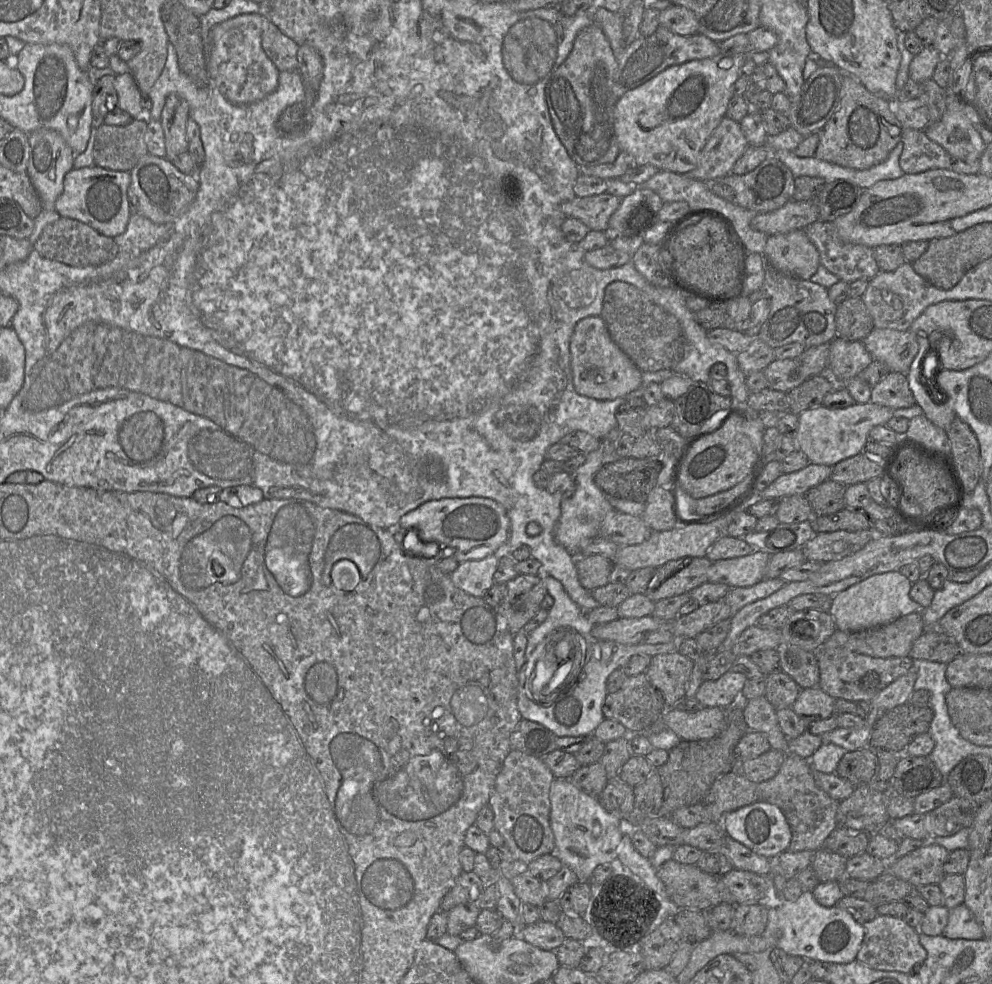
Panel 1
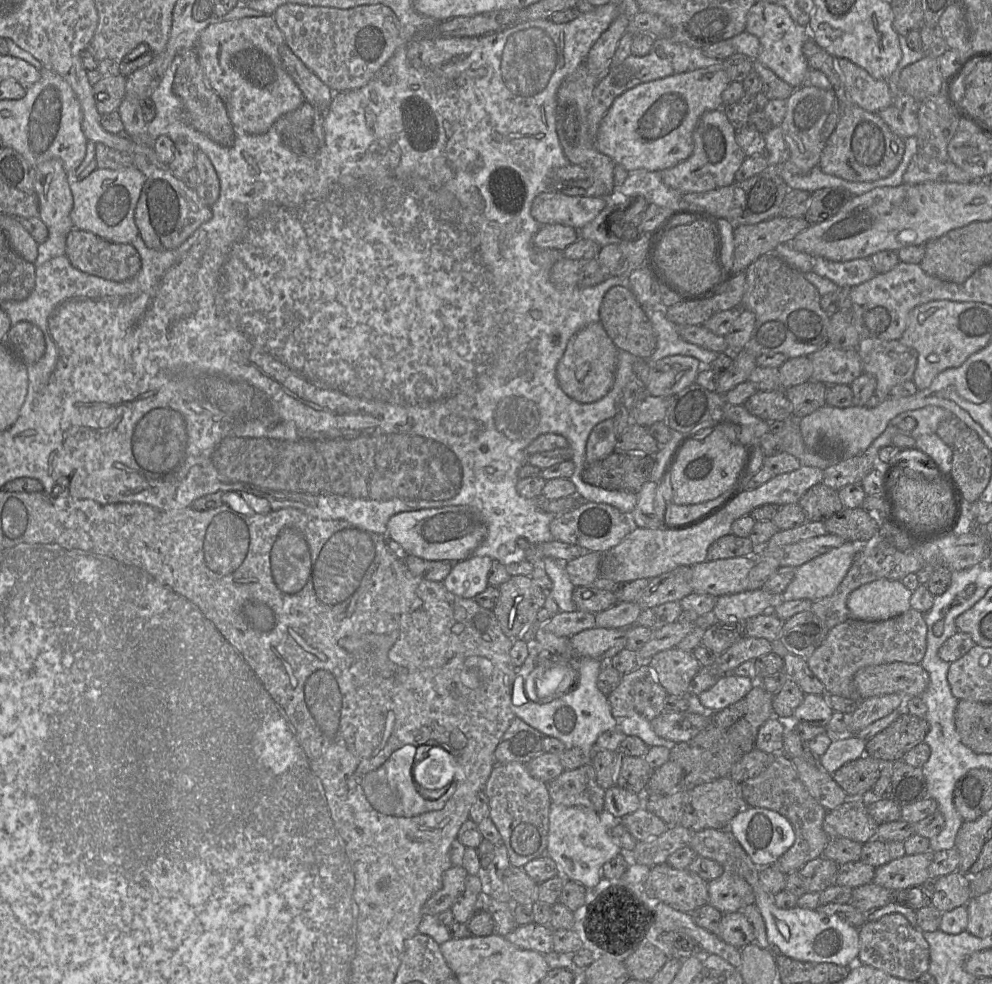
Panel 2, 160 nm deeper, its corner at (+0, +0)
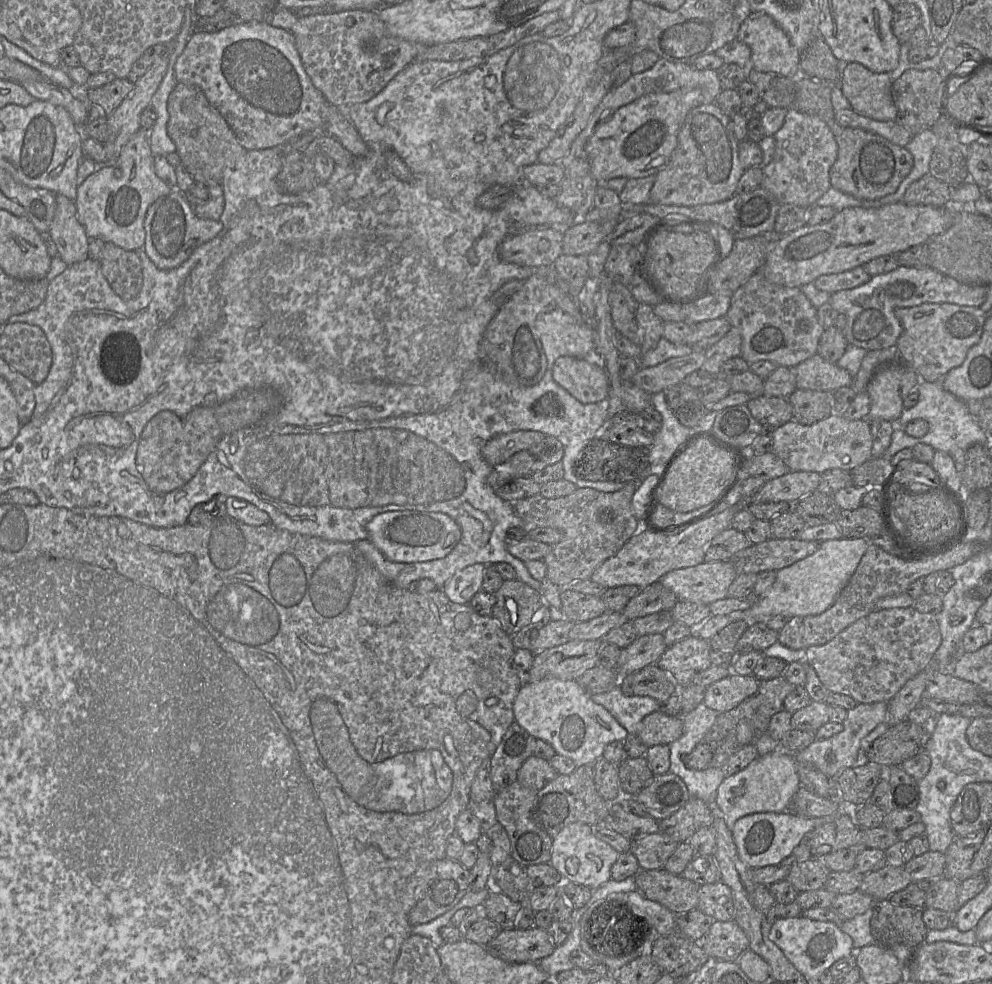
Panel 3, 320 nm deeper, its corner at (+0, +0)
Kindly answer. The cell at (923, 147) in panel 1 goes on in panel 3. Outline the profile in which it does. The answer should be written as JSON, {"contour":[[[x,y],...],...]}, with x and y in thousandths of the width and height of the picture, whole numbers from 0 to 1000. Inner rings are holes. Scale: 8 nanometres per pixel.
{"contour":[[[934,176],[920,185],[910,199],[914,208],[952,209],[958,205],[959,189]]]}

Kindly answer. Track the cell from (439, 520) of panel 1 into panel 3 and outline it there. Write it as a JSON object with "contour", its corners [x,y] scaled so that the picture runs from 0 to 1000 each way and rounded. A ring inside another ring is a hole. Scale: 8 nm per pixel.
{"contour":[[[405,518],[387,520],[370,533],[371,548],[398,571],[415,572],[440,569],[451,565],[465,547],[463,534],[448,521]]]}

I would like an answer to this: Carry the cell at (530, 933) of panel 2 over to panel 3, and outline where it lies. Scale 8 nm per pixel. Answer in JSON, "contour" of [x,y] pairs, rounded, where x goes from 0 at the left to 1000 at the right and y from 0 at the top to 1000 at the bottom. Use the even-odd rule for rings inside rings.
{"contour":[[[535,942],[507,944],[489,962],[495,971],[512,979],[542,979],[560,961],[552,945]]]}

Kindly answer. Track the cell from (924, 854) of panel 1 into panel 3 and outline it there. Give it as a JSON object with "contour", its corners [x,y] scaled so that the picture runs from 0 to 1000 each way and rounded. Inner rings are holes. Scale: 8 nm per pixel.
{"contour":[[[893,879],[889,883],[871,889],[866,904],[882,916],[896,912],[920,897],[911,881]]]}

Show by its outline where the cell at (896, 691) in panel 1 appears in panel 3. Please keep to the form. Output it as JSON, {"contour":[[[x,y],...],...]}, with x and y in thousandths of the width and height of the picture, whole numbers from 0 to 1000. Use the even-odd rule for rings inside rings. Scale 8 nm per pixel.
{"contour":[[[865,714],[861,720],[854,722],[850,733],[850,742],[834,751],[822,751],[816,758],[802,765],[802,773],[814,773],[820,776],[831,787],[843,790],[849,783],[863,777],[869,772],[869,751],[883,738],[893,734],[895,714]]]}

